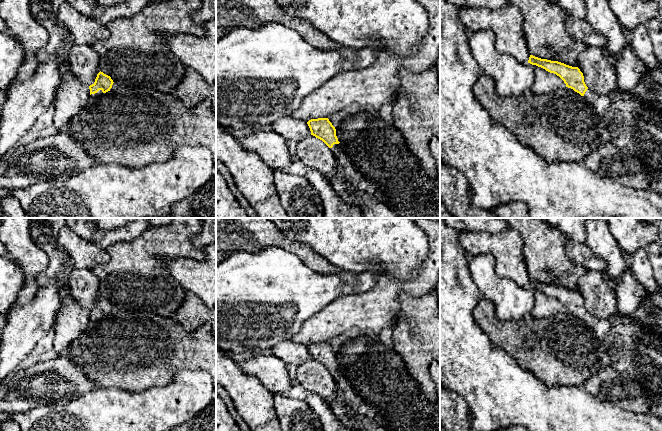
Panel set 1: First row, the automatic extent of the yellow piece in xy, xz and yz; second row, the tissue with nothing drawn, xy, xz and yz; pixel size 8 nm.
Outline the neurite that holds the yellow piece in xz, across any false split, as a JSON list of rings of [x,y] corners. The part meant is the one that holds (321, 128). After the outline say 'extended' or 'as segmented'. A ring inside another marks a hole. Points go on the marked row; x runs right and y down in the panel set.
[[[311,119],[307,124],[310,128],[311,135],[322,140],[332,150],[336,158],[337,172],[333,176],[327,176],[327,179],[341,199],[346,203],[357,206],[362,211],[362,208],[349,189],[352,186],[355,190],[369,193],[389,207],[380,187],[374,181],[364,176],[347,156],[338,141],[336,129],[329,119]]]; extended

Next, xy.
[[[99,72],[95,79],[95,82],[89,86],[90,89],[90,97],[100,97],[104,93],[110,91],[113,85],[113,80],[110,76],[104,74],[103,72]]]; extended

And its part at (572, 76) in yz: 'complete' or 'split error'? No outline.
split error

